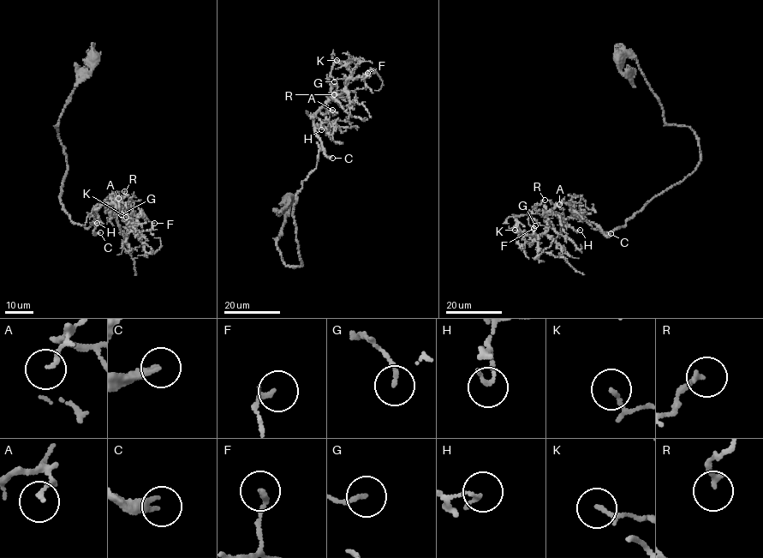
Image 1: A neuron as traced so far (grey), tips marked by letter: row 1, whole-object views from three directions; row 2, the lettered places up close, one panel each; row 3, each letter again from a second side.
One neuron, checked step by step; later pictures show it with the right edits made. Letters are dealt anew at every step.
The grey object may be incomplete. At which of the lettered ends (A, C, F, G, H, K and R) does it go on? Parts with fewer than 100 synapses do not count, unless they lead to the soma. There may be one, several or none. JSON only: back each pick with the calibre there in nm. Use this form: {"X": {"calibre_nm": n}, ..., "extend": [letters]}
{"C": {"calibre_nm": 280}, "extend": ["C"]}

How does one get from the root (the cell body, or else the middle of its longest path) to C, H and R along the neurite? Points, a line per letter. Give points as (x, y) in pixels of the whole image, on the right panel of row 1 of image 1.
C: (620, 56), (634, 56), (666, 123), (694, 132), (700, 161), (624, 226), (606, 232), (599, 227), (610, 233)
H: (620, 56), (634, 56), (666, 123), (694, 132), (700, 161), (624, 226), (564, 220), (580, 230)
R: (620, 56), (634, 56), (666, 123), (694, 132), (700, 161), (610, 231), (536, 211), (535, 205), (545, 200)

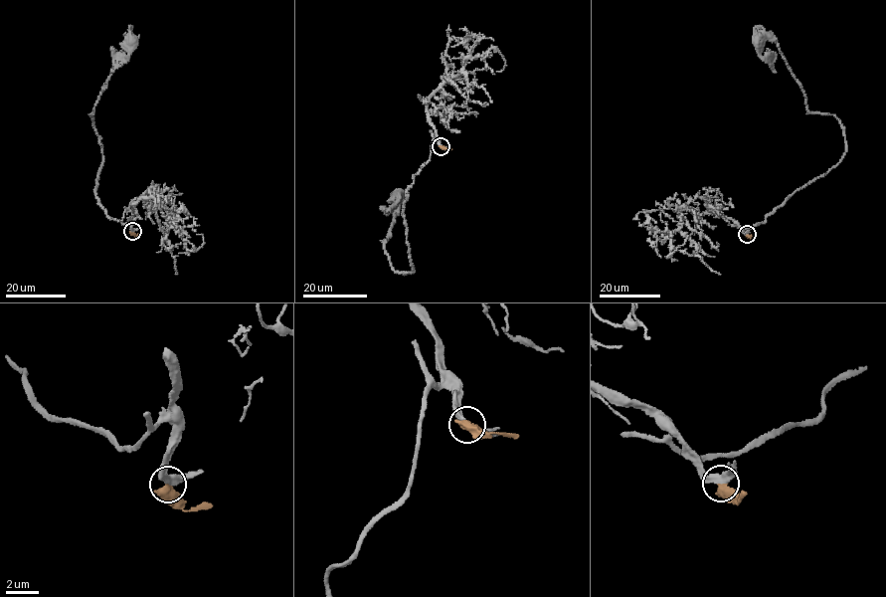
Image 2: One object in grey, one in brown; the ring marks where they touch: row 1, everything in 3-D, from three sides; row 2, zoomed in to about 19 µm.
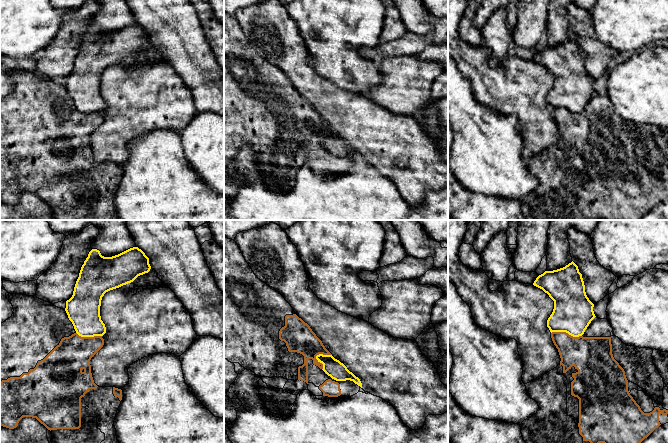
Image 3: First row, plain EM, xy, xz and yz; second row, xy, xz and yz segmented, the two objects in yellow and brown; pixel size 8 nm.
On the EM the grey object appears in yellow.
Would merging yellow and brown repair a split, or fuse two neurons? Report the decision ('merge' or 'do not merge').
do not merge

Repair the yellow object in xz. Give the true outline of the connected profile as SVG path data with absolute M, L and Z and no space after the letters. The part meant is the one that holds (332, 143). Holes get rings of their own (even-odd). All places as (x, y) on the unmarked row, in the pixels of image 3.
M319 130L316 132L318 138L323 140L323 147L336 157L353 157L362 164L362 159L358 153L350 148L347 143L332 131Z

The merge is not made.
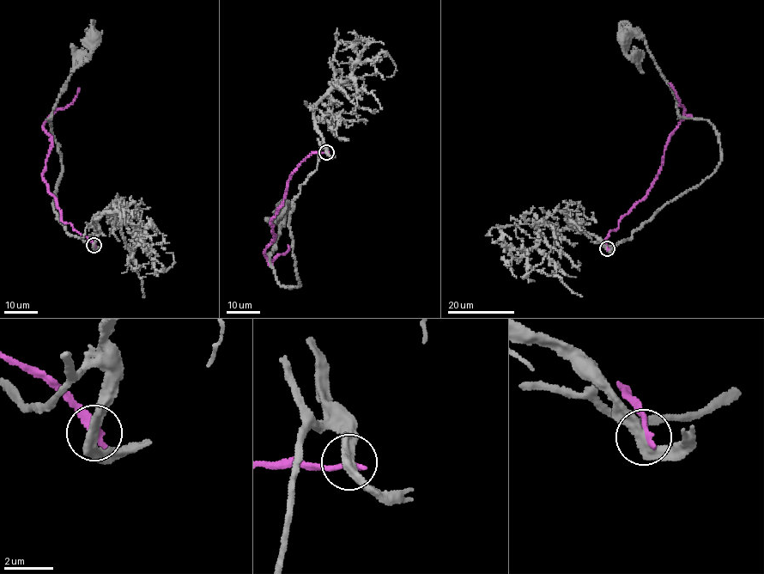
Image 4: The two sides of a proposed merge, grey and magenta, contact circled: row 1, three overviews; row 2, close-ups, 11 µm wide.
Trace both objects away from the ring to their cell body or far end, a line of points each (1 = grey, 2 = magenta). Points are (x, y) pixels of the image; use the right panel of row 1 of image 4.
1: (607, 248), (600, 241), (629, 239), (720, 158), (714, 126), (679, 114), (644, 39), (625, 36)
2: (607, 248), (603, 241), (645, 197), (660, 170), (669, 136), (687, 117), (670, 82)

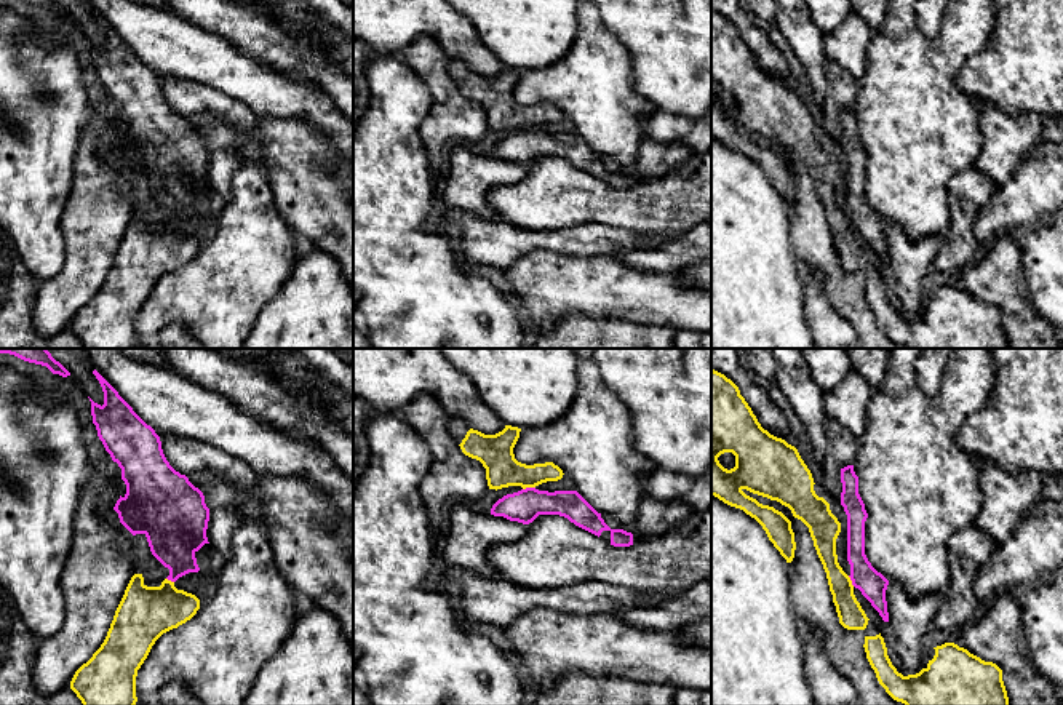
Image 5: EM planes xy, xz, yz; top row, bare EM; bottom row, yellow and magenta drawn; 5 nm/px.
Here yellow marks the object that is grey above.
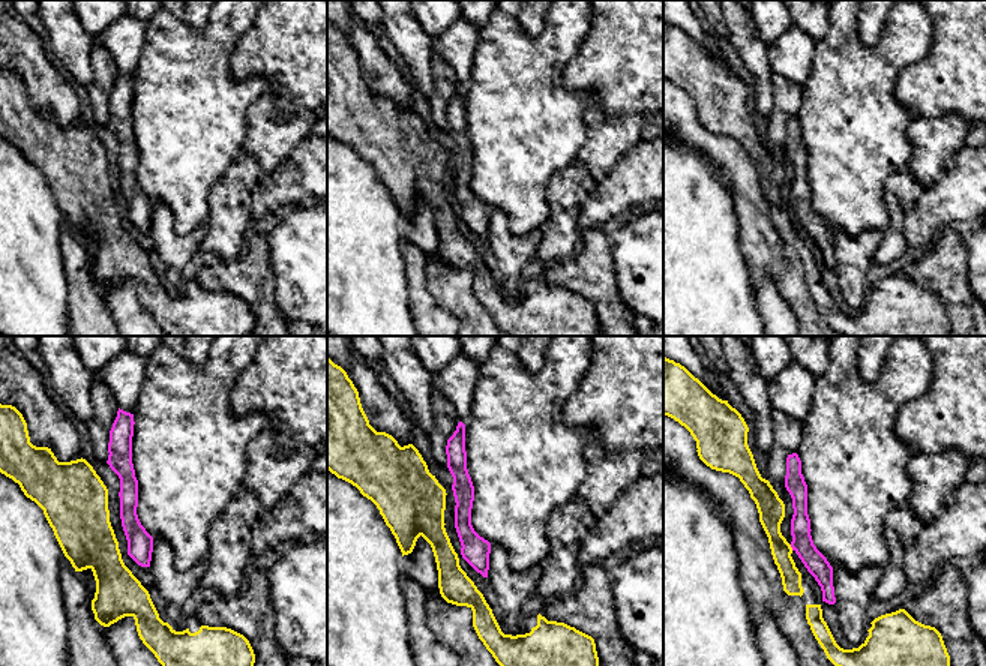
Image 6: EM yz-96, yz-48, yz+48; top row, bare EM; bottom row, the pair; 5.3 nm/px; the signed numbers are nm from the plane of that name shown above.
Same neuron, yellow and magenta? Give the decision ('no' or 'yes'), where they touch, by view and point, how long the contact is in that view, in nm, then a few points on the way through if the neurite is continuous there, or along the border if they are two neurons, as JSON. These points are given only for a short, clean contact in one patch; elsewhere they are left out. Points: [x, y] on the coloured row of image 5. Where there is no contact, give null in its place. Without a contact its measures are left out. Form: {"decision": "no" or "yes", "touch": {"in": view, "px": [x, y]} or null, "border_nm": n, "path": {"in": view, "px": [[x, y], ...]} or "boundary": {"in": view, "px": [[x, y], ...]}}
{"decision": "no", "touch": {"in": "xz", "px": [528, 486]}, "border_nm": 70, "boundary": {"in": "xz", "px": [[534, 486], [523, 489]]}}

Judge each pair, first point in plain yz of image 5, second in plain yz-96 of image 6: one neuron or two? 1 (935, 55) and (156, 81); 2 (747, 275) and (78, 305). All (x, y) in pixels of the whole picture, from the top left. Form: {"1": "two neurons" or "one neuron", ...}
{"1": "one neuron", "2": "two neurons"}

